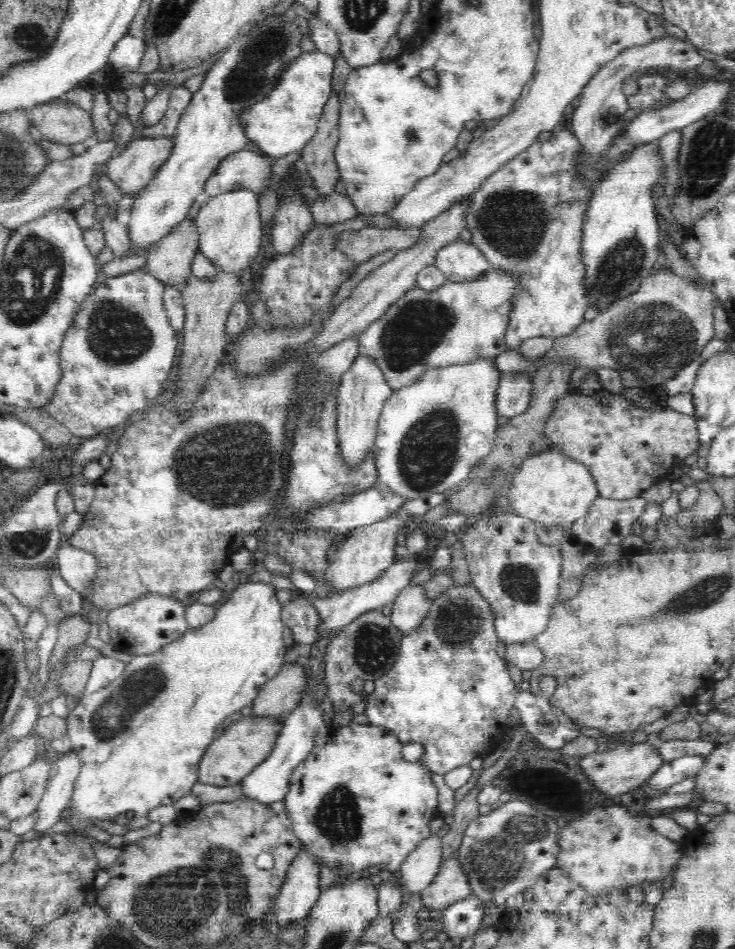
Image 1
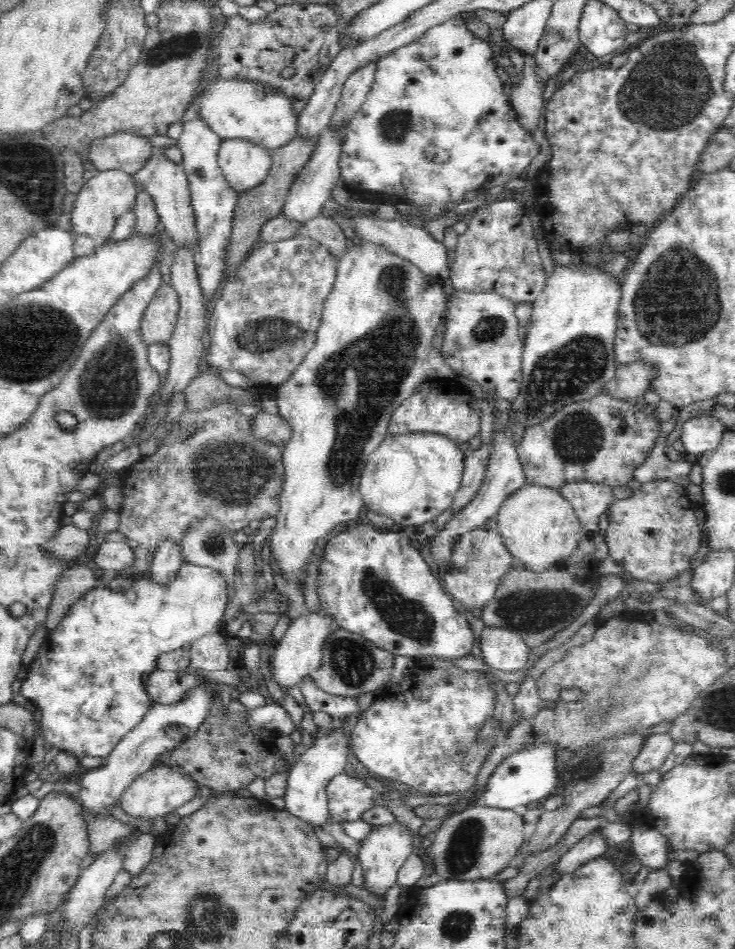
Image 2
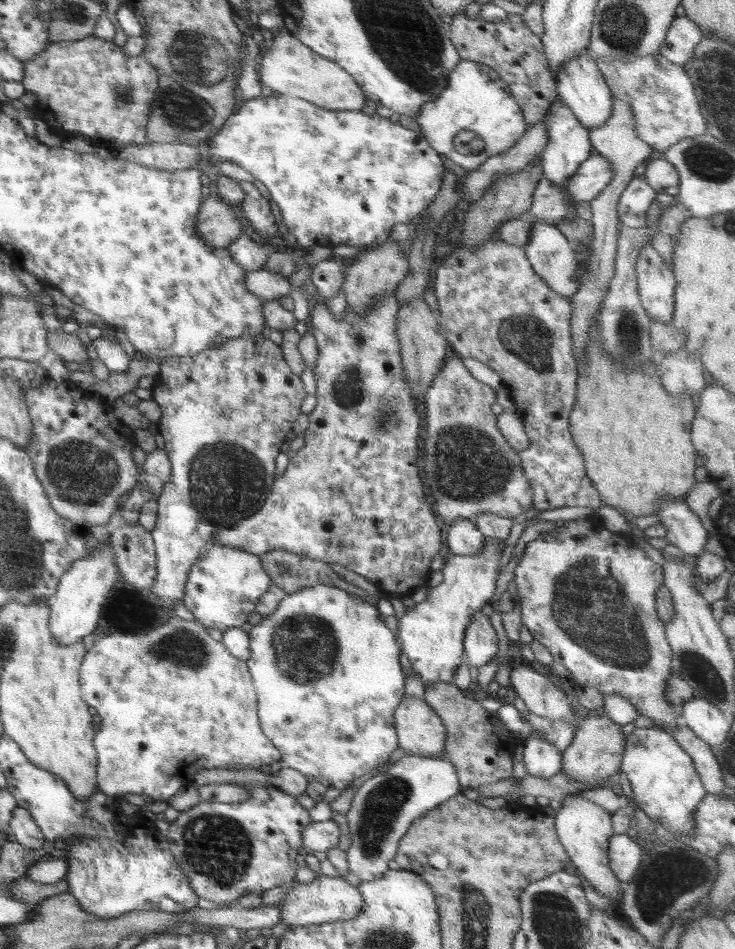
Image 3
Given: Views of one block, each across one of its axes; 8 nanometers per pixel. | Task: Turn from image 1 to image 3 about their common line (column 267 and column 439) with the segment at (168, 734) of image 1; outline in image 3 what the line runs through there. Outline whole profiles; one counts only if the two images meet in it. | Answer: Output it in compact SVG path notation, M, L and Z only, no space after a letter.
M486 538L482 551L475 556L455 555L448 558L442 567L444 580L438 586L428 586L428 597L406 609L398 619L397 644L402 654L406 654L412 672L427 686L432 682L452 682L458 666L464 662L464 632L473 614L491 602L496 589L496 579L500 572L498 559L504 543L496 543Z

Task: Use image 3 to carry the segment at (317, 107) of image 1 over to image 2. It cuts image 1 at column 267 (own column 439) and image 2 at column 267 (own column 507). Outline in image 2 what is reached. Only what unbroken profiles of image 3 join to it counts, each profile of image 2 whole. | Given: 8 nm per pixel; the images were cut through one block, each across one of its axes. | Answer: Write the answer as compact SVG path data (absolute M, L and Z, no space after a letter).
M218 77L194 98L183 114L183 121L201 118L223 140L245 138L269 150L286 146L286 143L298 135L298 116L294 116L291 100L287 100L282 92L272 90L266 83L258 81Z

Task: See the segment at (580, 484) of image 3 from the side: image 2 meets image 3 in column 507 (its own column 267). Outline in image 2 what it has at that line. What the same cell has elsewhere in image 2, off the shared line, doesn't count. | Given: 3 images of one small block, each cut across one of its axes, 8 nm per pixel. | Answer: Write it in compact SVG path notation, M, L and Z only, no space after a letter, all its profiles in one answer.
M305 233L298 234L286 240L269 243L262 242L257 245L248 255L248 258L238 266L234 275L230 276L230 280L223 284L212 304L212 313L208 316L207 323L211 344L208 354L205 354L203 359L203 368L237 370L249 379L254 379L259 384L259 388L262 388L260 394L264 392L265 387L270 387L276 392L276 388L291 377L291 374L298 368L298 365L304 360L306 354L308 354L309 350L314 346L317 330L323 314L324 301L328 293L332 290L336 273L336 257L328 251L326 245L312 239L312 237L306 236Z

